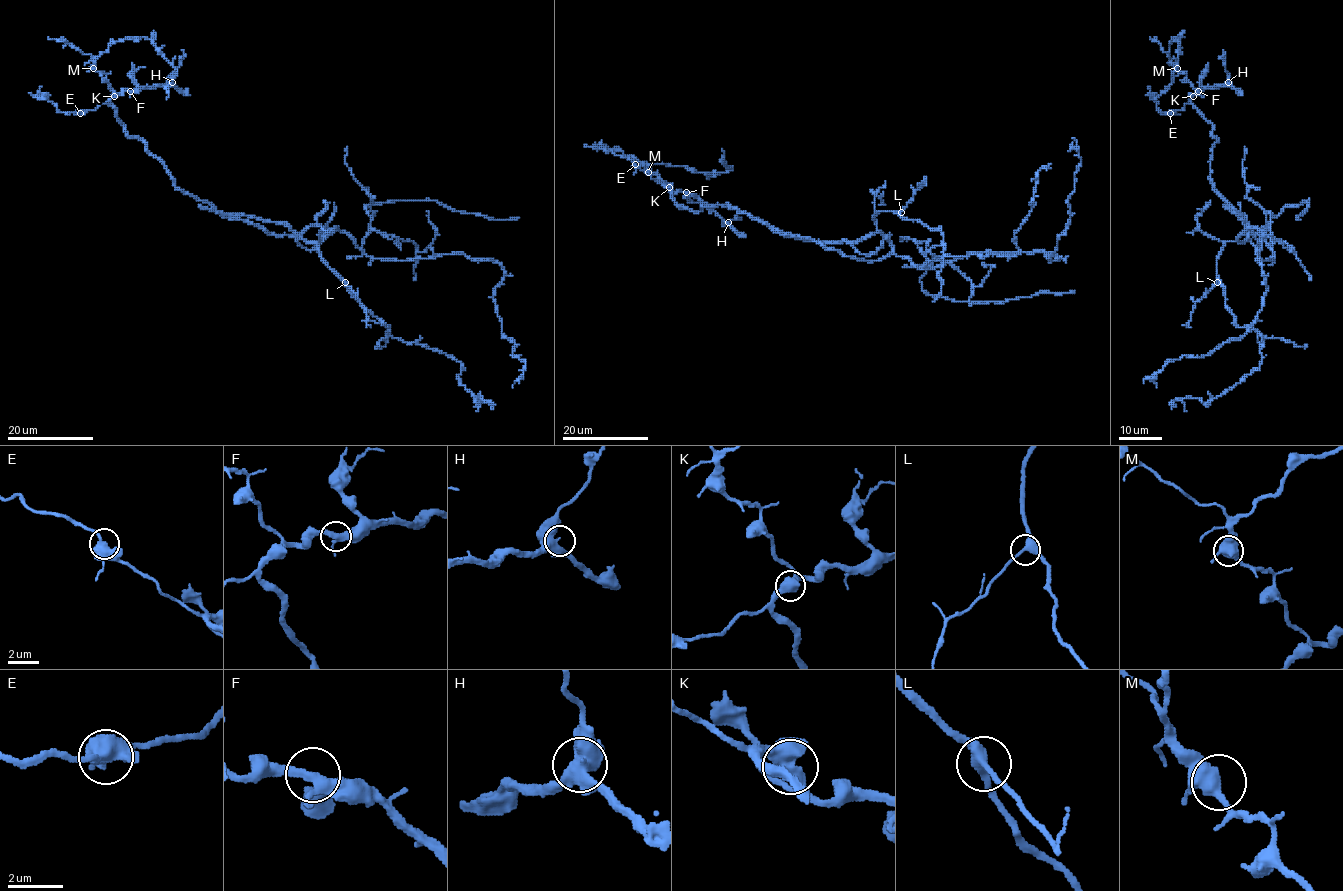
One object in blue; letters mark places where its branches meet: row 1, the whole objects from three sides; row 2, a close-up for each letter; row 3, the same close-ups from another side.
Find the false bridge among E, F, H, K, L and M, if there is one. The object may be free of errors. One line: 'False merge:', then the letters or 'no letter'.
False merge: no letter

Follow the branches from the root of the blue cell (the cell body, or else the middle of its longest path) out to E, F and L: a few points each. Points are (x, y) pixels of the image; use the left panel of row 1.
E: (281, 235), (226, 218), (178, 189), (166, 166), (143, 141), (127, 134), (108, 103), (80, 113)
F: (281, 235), (226, 218), (178, 189), (145, 143), (127, 134), (109, 102), (130, 91)
L: (281, 235), (300, 234), (313, 226), (336, 227), (319, 243), (318, 251), (345, 282)

